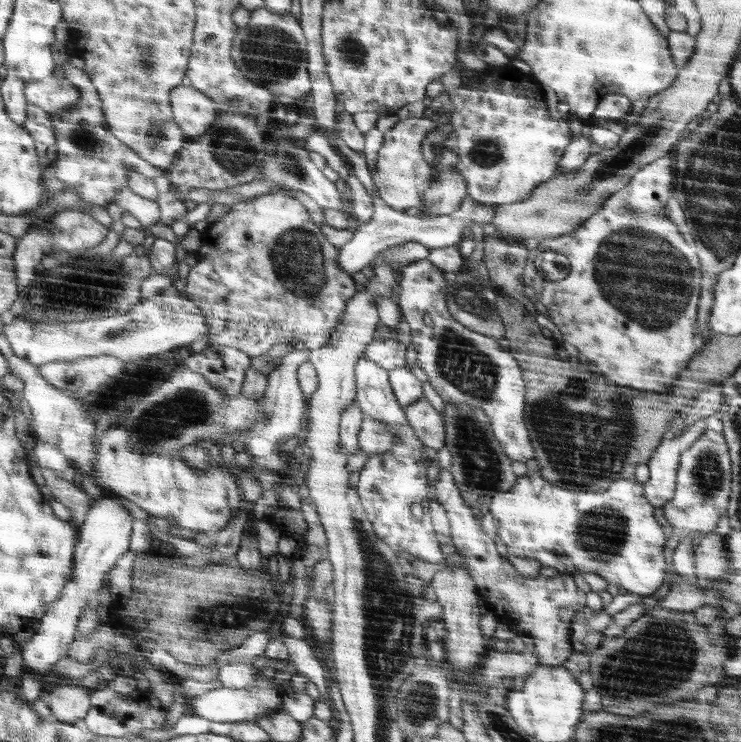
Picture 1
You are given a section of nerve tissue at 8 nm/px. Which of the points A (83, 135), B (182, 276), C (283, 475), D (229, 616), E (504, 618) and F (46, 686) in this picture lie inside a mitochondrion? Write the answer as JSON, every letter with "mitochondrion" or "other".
{"A":"mitochondrion","B":"other","C":"other","D":"mitochondrion","E":"other","F":"other"}

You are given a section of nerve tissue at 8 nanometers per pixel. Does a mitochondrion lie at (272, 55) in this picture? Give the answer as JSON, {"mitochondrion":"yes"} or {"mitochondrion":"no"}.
{"mitochondrion":"yes"}

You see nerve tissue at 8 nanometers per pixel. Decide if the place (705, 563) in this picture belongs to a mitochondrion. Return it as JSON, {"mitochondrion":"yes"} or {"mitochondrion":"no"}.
{"mitochondrion":"no"}

